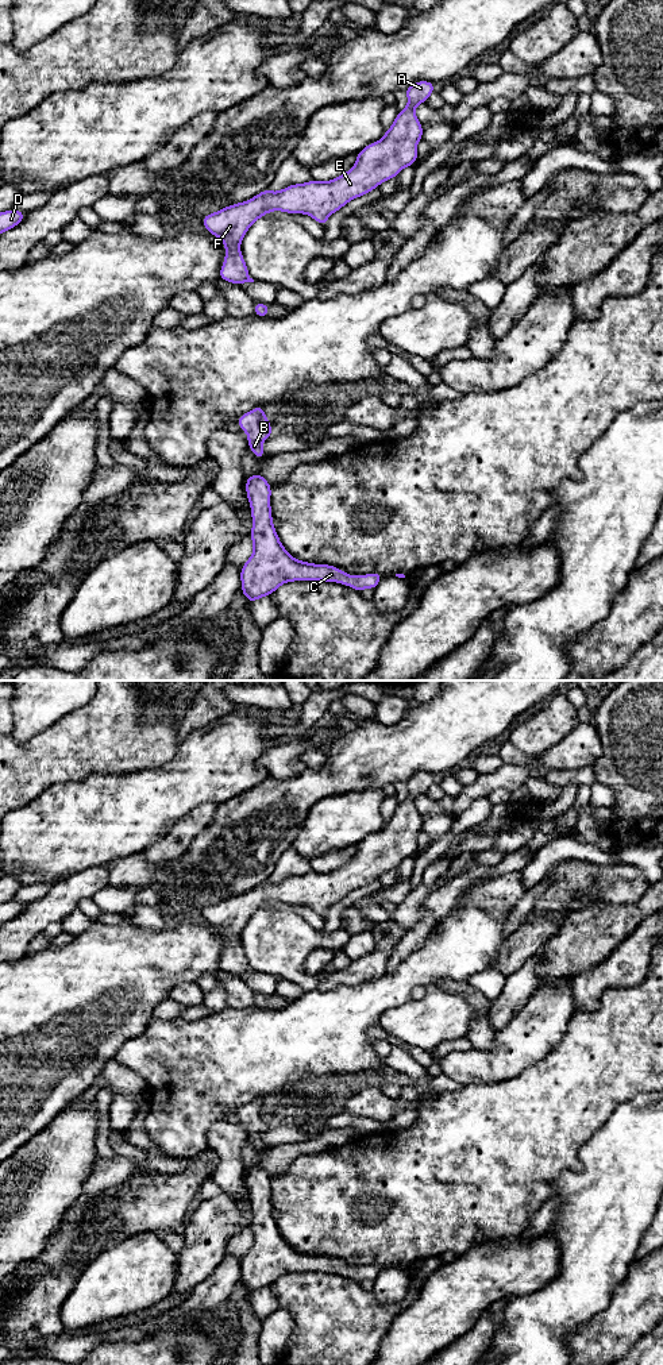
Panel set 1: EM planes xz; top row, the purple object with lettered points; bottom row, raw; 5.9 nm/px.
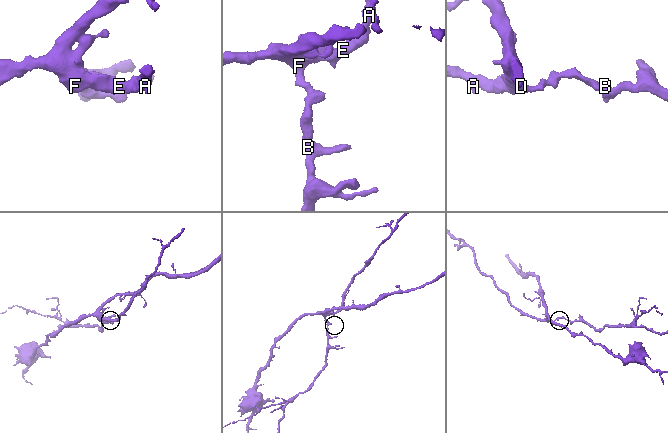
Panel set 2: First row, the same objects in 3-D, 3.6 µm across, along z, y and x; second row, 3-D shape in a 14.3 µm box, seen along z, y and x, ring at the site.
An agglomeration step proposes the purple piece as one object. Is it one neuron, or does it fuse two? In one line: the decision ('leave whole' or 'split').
leave whole

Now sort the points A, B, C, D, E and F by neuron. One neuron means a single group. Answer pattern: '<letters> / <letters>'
A B C D E F

